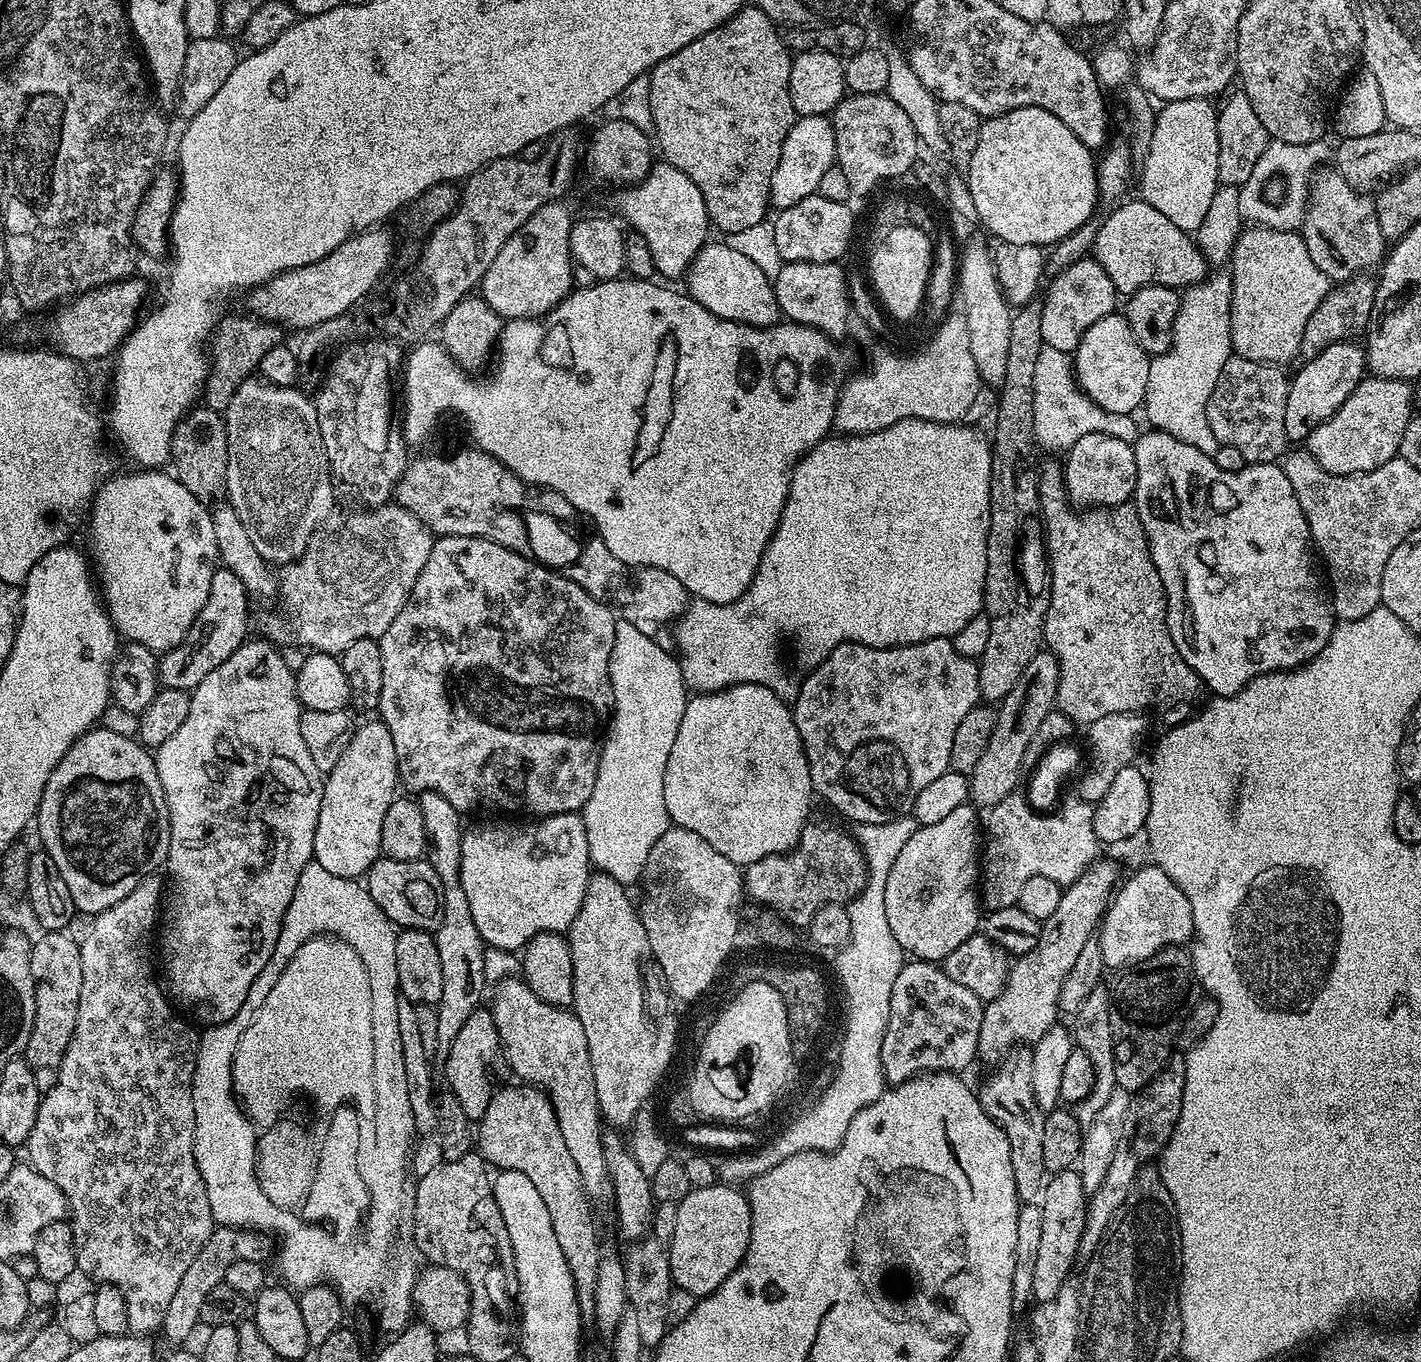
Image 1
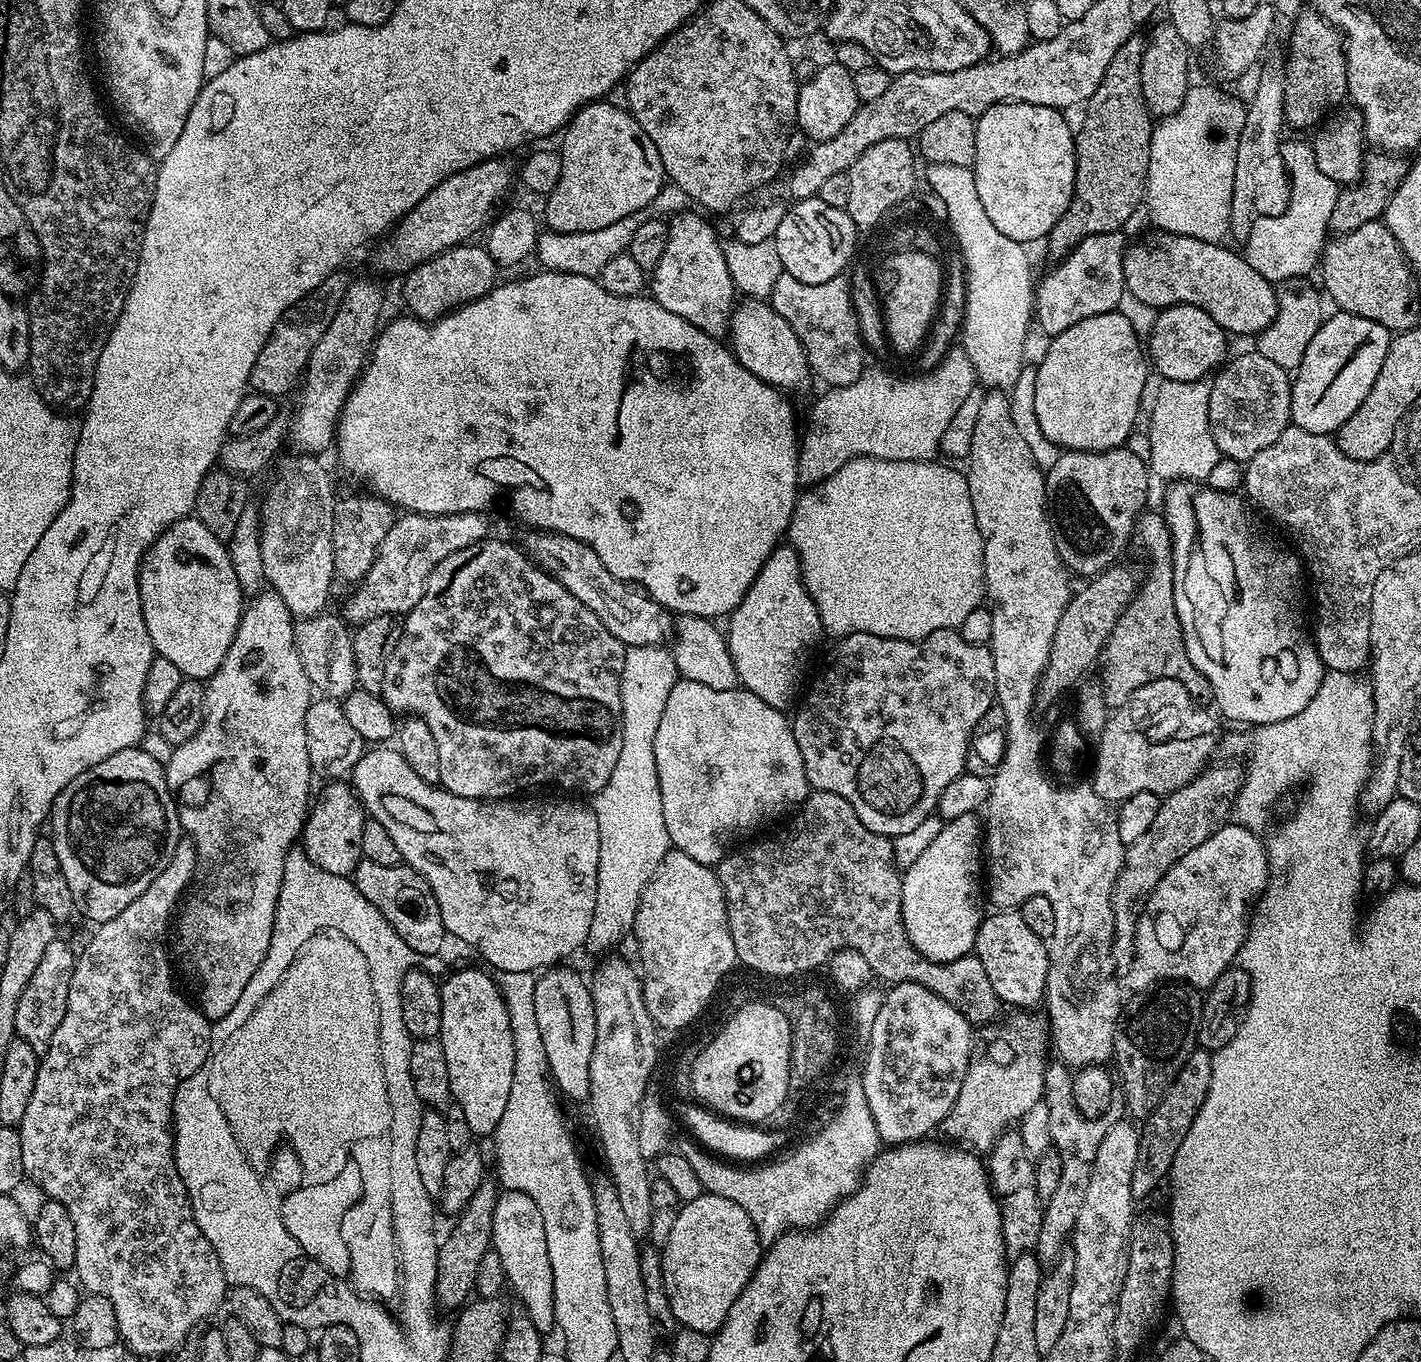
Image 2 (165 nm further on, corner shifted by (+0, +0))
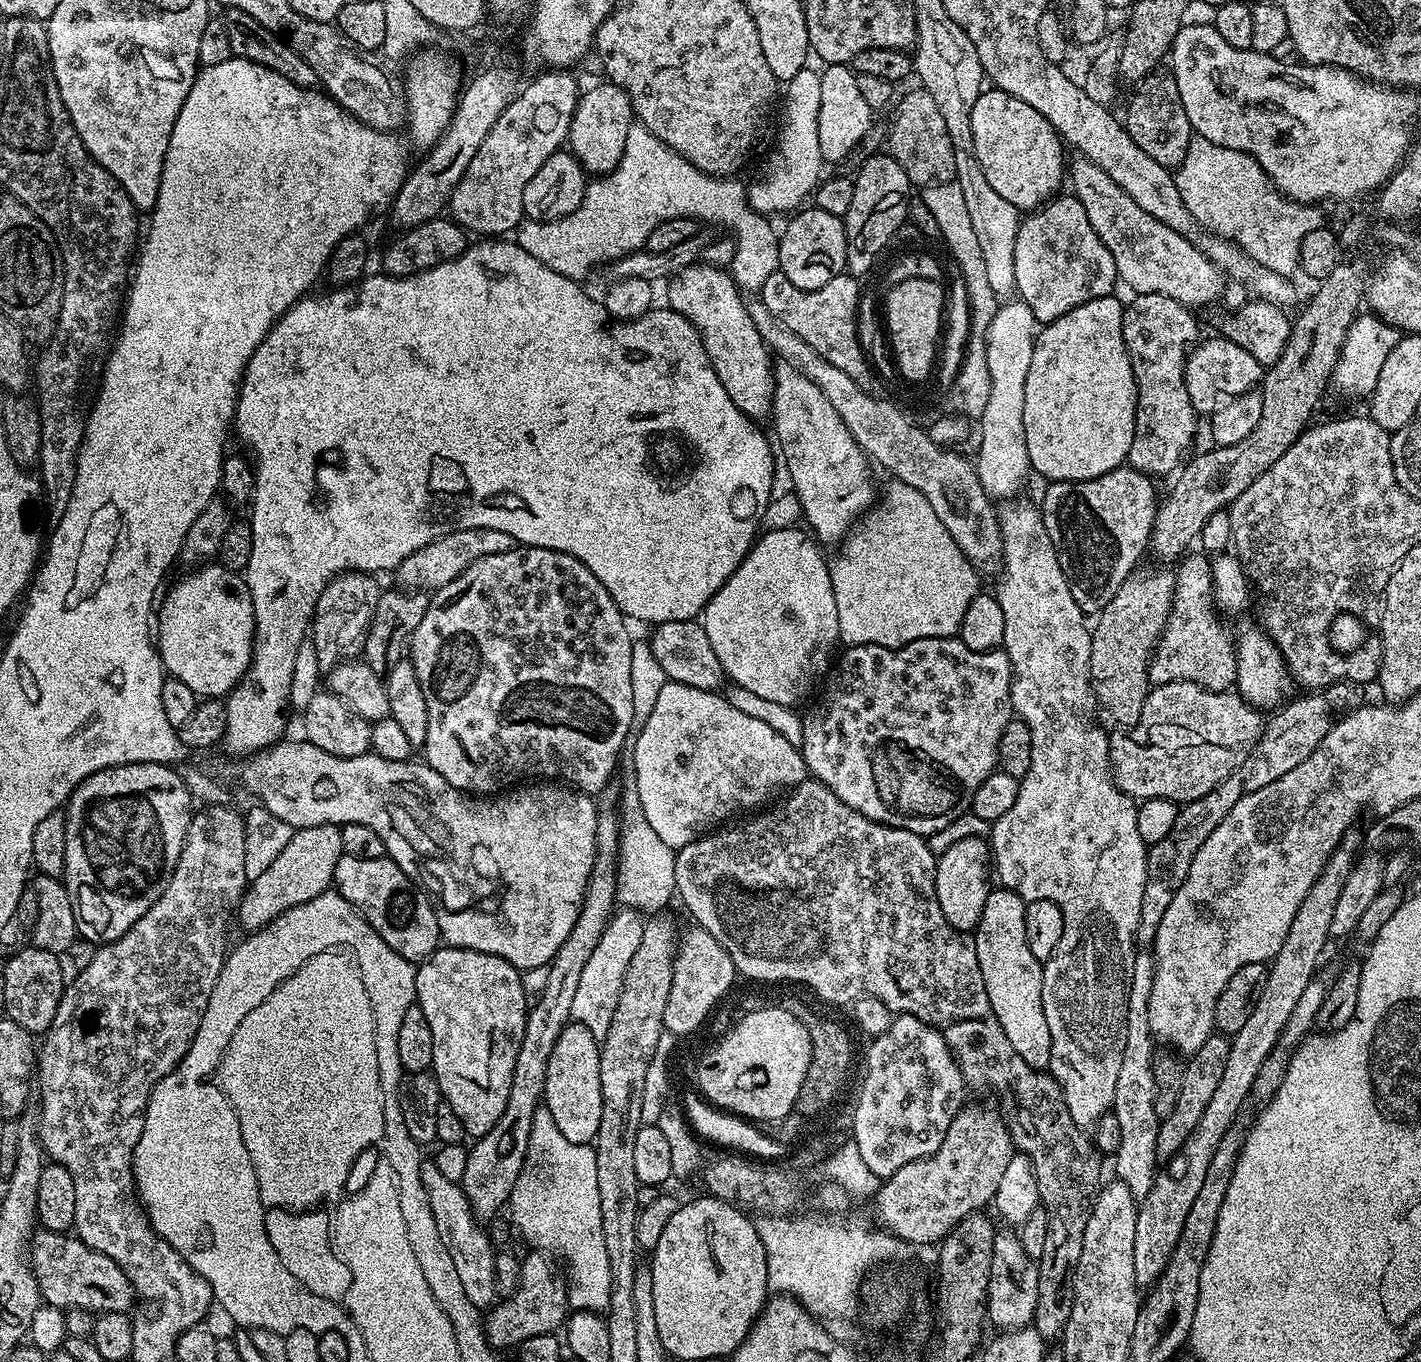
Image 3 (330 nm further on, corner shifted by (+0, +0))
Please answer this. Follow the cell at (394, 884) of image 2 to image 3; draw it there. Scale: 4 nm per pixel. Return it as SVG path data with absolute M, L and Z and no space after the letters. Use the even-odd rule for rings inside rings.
M343 855L332 875L335 891L346 898L378 930L382 942L390 950L398 950L402 958L423 962L441 947L442 937L433 901L387 855L382 858L354 858Z

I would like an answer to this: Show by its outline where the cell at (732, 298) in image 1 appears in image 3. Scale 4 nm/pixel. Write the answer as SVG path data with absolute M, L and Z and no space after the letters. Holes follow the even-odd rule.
M780 362L775 365L771 420L772 428L776 431L775 443L778 445L779 455L780 452L784 455L784 464L788 467L789 478L792 479L791 491L801 500L803 523L811 529L817 541L825 545L835 545L848 535L849 528L873 507L877 499L878 488L876 492L875 486L872 485L868 457L864 455L858 442L854 442L846 423L838 416L838 411L834 410L822 390L792 364Z

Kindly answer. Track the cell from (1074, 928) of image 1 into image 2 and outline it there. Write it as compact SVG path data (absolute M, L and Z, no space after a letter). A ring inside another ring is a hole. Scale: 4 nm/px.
M1020 1014L1017 1020L1012 1020L1008 1024L1008 1028L994 1028L996 1026L984 1026L975 1033L972 1041L972 1053L970 1054L970 1066L966 1066L966 1078L962 1078L962 1090L958 1090L958 1098L954 1102L954 1106L950 1110L950 1114L944 1119L942 1132L949 1136L949 1141L955 1142L957 1145L963 1146L977 1154L987 1154L991 1152L992 1147L996 1145L996 1139L1009 1131L1025 1114L1026 1110L1030 1110L1034 1105L1041 1103L1044 1095L1044 1078L1048 1065L1044 1062L1044 1044L1046 1048L1046 1040L1040 1036L1032 1037L1035 1034L1036 1028L1032 1025L1031 1015Z

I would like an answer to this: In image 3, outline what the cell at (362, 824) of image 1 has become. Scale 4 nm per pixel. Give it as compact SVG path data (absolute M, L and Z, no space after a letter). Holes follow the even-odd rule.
M323 824L295 829L278 858L270 862L270 868L251 880L245 888L238 905L238 920L240 916L240 924L245 928L243 931L248 934L257 932L287 908L310 902L310 898L318 898L318 894L329 891L334 884L332 875L343 855L342 834L337 825Z

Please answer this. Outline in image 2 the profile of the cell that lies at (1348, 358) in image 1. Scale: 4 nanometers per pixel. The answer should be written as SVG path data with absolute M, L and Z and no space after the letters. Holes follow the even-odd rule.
M1333 311L1320 325L1318 334L1310 338L1310 346L1306 346L1306 354L1302 362L1294 370L1292 380L1292 418L1291 423L1302 430L1310 430L1310 434L1332 436L1340 429L1342 422L1362 406L1362 398L1370 394L1370 386L1378 378L1382 370L1382 362L1386 362L1386 350L1390 346L1393 333L1378 322L1370 322L1370 318L1358 318L1349 312Z

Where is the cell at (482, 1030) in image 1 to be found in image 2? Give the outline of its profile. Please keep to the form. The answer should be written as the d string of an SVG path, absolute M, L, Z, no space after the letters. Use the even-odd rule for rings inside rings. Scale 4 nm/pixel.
M483 967L480 968L460 968L453 976L442 980L442 1026L438 1039L446 1054L446 1074L450 1074L452 1098L455 1107L462 1110L469 1133L473 1137L491 1137L506 1110L506 1097L510 1095L510 1082L514 1079L514 1038L510 1034L510 1014L500 987L491 975L483 972Z

